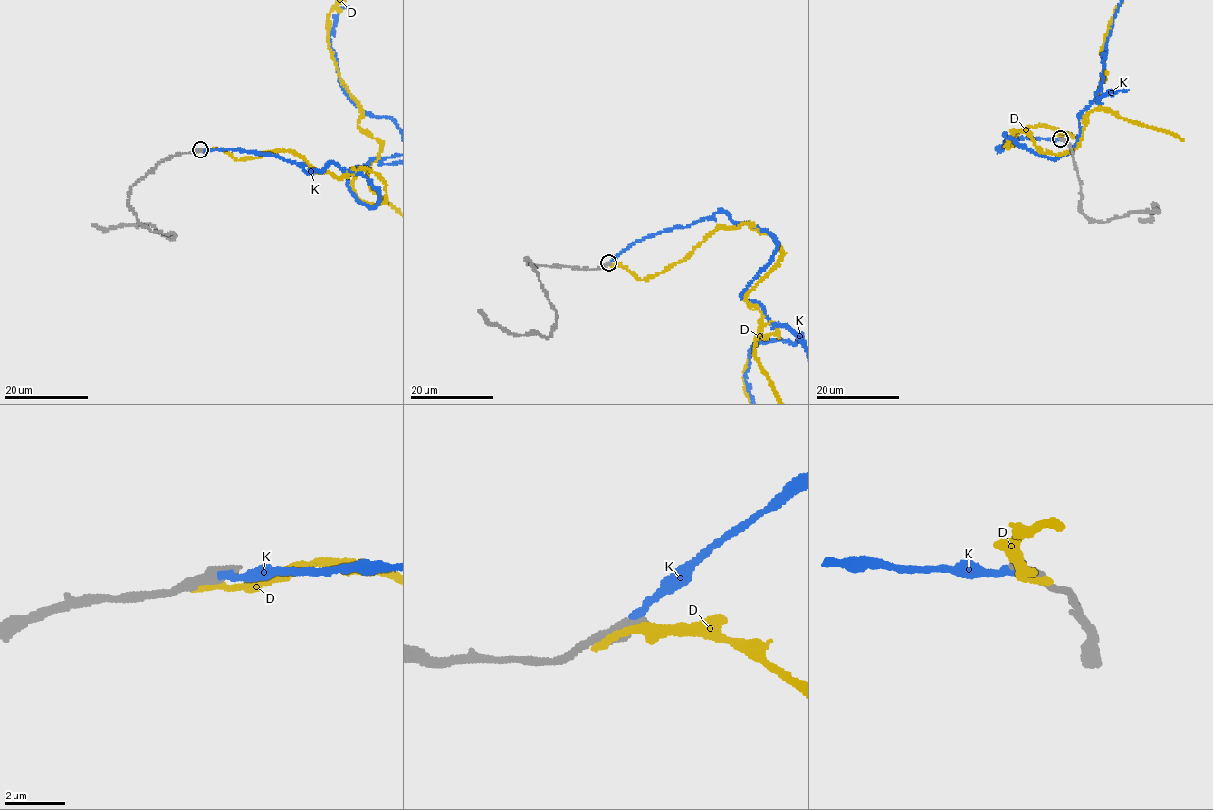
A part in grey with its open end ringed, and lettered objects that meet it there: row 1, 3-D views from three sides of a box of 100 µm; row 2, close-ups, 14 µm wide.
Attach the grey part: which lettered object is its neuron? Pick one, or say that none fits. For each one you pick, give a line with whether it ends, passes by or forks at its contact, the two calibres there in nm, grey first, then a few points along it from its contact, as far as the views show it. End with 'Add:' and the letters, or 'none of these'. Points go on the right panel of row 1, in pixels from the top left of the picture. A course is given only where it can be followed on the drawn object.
K: it ends; calibres 500 and 240 nm
Add: K

